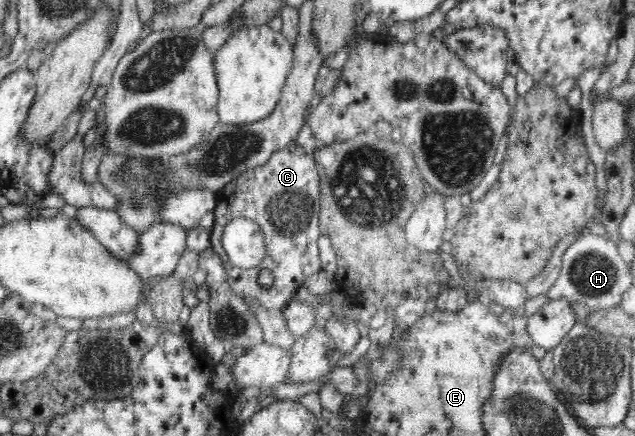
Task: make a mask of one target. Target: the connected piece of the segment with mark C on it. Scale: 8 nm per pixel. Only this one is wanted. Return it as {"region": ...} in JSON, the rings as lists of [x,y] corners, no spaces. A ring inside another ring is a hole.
{"region":[[[292,140],[285,148],[275,151],[269,160],[266,160],[264,165],[250,168],[242,172],[237,178],[234,178],[229,184],[226,184],[221,190],[217,192],[217,209],[213,212],[215,214],[214,224],[211,230],[210,241],[213,252],[219,255],[223,269],[228,273],[234,266],[229,262],[227,253],[221,244],[221,234],[223,228],[227,226],[228,222],[233,219],[247,218],[257,221],[263,235],[265,235],[265,245],[267,245],[267,256],[263,258],[261,264],[255,268],[248,269],[245,274],[241,274],[241,280],[231,280],[229,278],[228,284],[232,290],[239,290],[239,282],[247,284],[243,288],[249,288],[249,294],[253,299],[259,298],[260,304],[269,312],[281,313],[289,301],[291,301],[298,289],[304,284],[307,278],[312,275],[314,277],[321,271],[320,252],[318,251],[318,240],[321,238],[319,232],[319,212],[320,212],[320,174],[318,173],[316,162],[314,161],[305,149]],[[262,268],[271,270],[275,275],[273,278],[273,286],[269,290],[265,290],[258,283],[259,271]]]}

